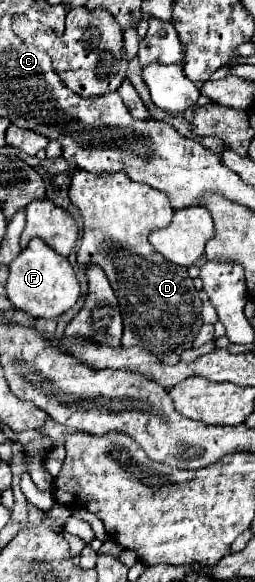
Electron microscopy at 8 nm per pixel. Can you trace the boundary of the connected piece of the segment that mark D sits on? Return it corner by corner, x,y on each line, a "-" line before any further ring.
72,170
68,196
84,220
78,264
100,266
114,286
124,318
122,346
140,346
158,356
192,348
202,328
202,300
198,298
198,290
186,268
170,264
148,242
150,230
164,228
172,220
174,208
166,194
142,182
134,182
122,172
90,174
86,170

